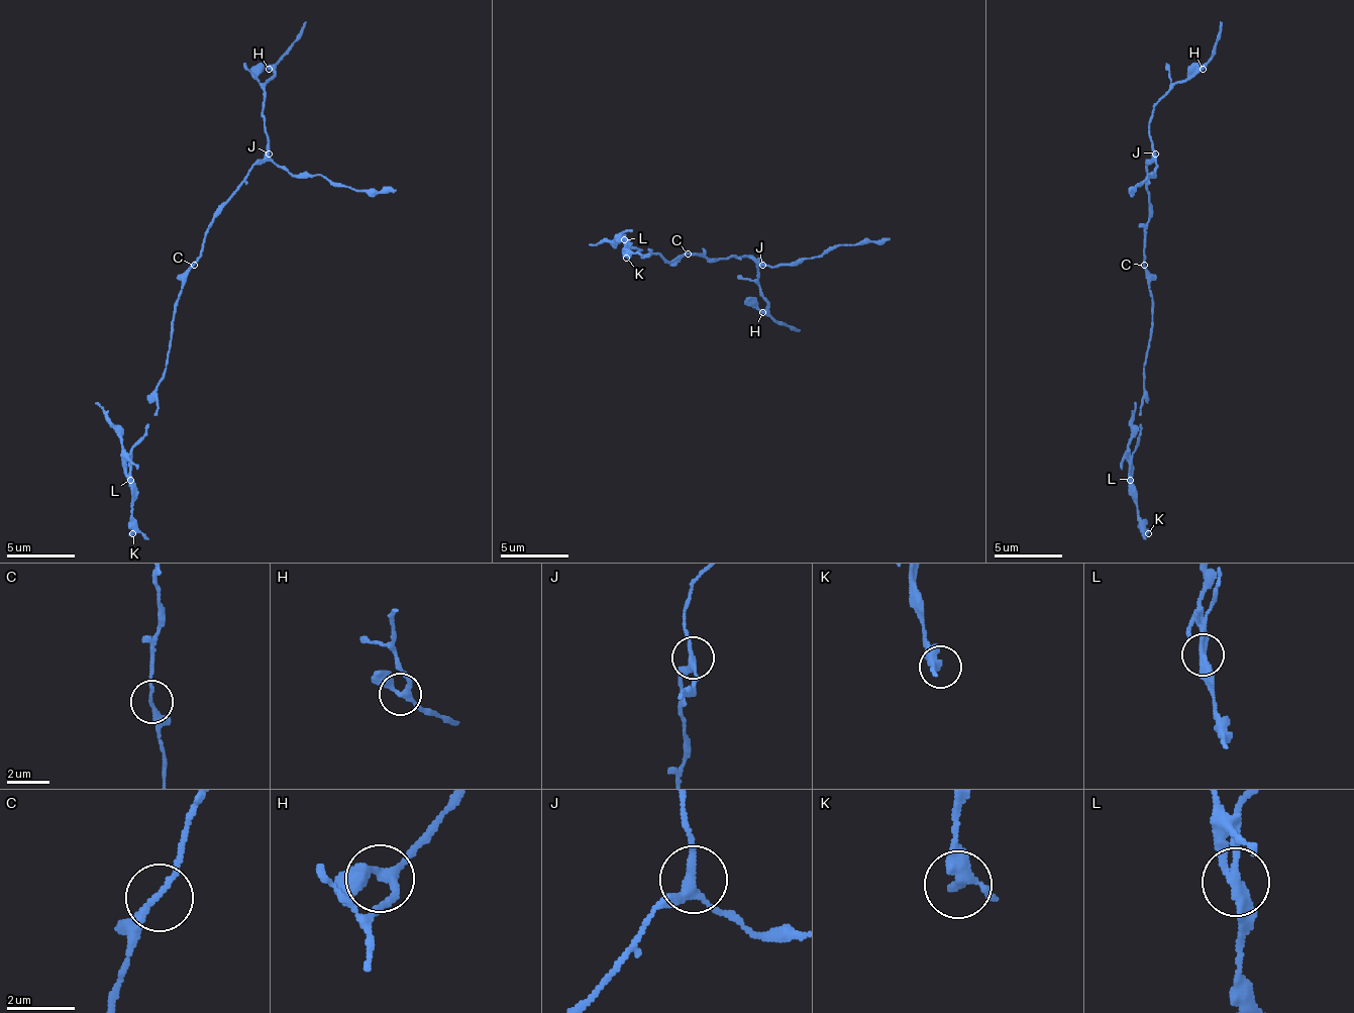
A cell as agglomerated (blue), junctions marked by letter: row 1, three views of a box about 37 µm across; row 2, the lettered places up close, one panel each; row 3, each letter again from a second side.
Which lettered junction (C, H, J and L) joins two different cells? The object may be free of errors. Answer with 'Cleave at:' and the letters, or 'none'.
Cleave at: L

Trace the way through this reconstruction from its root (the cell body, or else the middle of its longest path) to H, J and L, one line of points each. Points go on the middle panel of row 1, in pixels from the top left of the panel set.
H: (688, 254), (762, 261), (758, 258), (755, 261), (758, 295), (765, 301), (762, 312)
J: (688, 254), (701, 254), (705, 258), (755, 258), (762, 265)
L: (688, 254), (673, 261), (663, 261), (660, 254), (630, 247), (623, 240)

